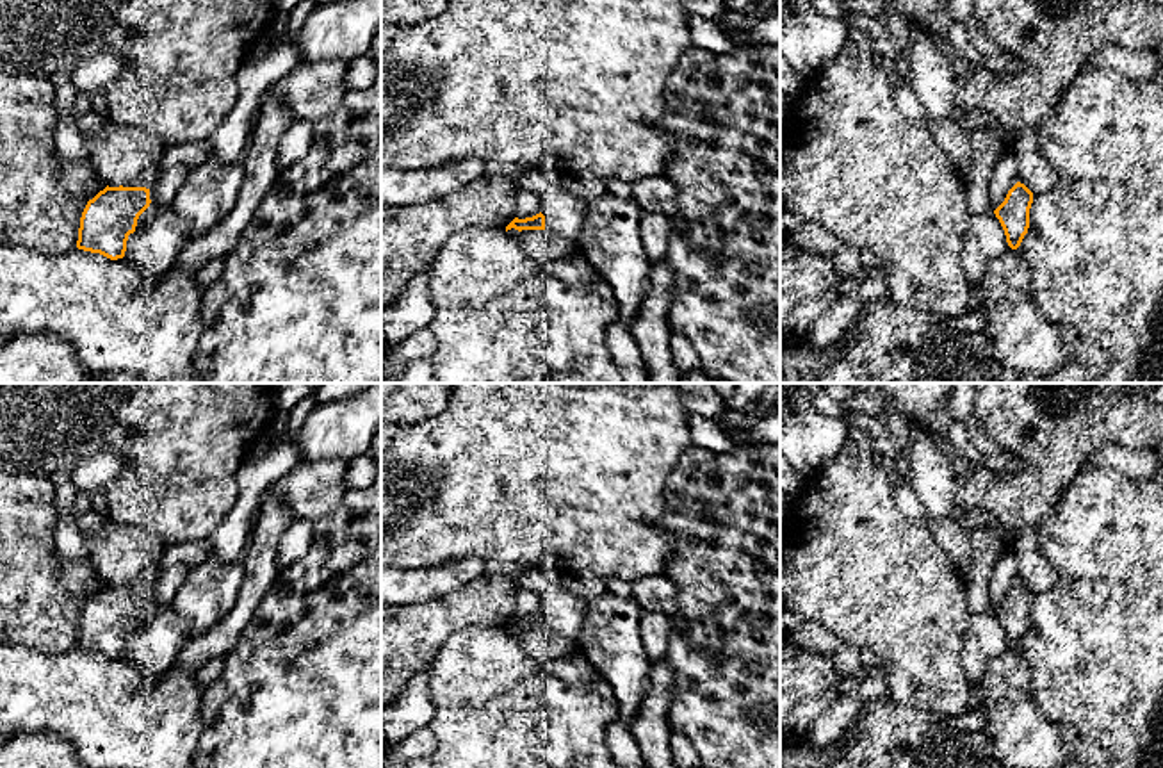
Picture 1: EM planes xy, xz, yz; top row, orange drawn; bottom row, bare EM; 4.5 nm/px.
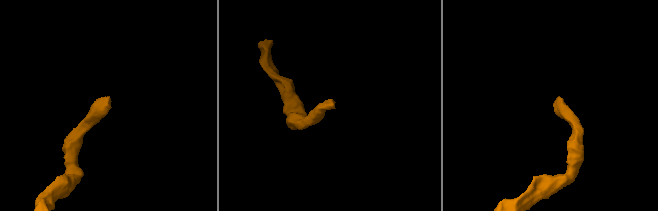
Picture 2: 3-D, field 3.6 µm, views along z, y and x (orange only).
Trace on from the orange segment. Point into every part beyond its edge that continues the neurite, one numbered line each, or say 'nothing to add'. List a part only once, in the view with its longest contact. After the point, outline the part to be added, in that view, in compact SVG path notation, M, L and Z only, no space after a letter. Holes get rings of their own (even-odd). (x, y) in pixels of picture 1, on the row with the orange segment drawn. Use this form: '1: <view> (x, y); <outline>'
1: xz (565, 216); M563 191L556 203L543 205L545 228L557 232L561 237L575 241L586 216L586 203L577 196Z

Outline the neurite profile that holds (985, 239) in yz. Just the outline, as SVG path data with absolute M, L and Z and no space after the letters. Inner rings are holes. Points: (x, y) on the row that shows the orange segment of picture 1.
M992 210L967 223L960 266L971 285L980 285L988 264L1008 249L1004 230Z

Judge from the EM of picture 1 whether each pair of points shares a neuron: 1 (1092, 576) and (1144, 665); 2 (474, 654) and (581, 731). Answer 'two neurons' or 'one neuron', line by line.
1: one neuron
2: one neuron

